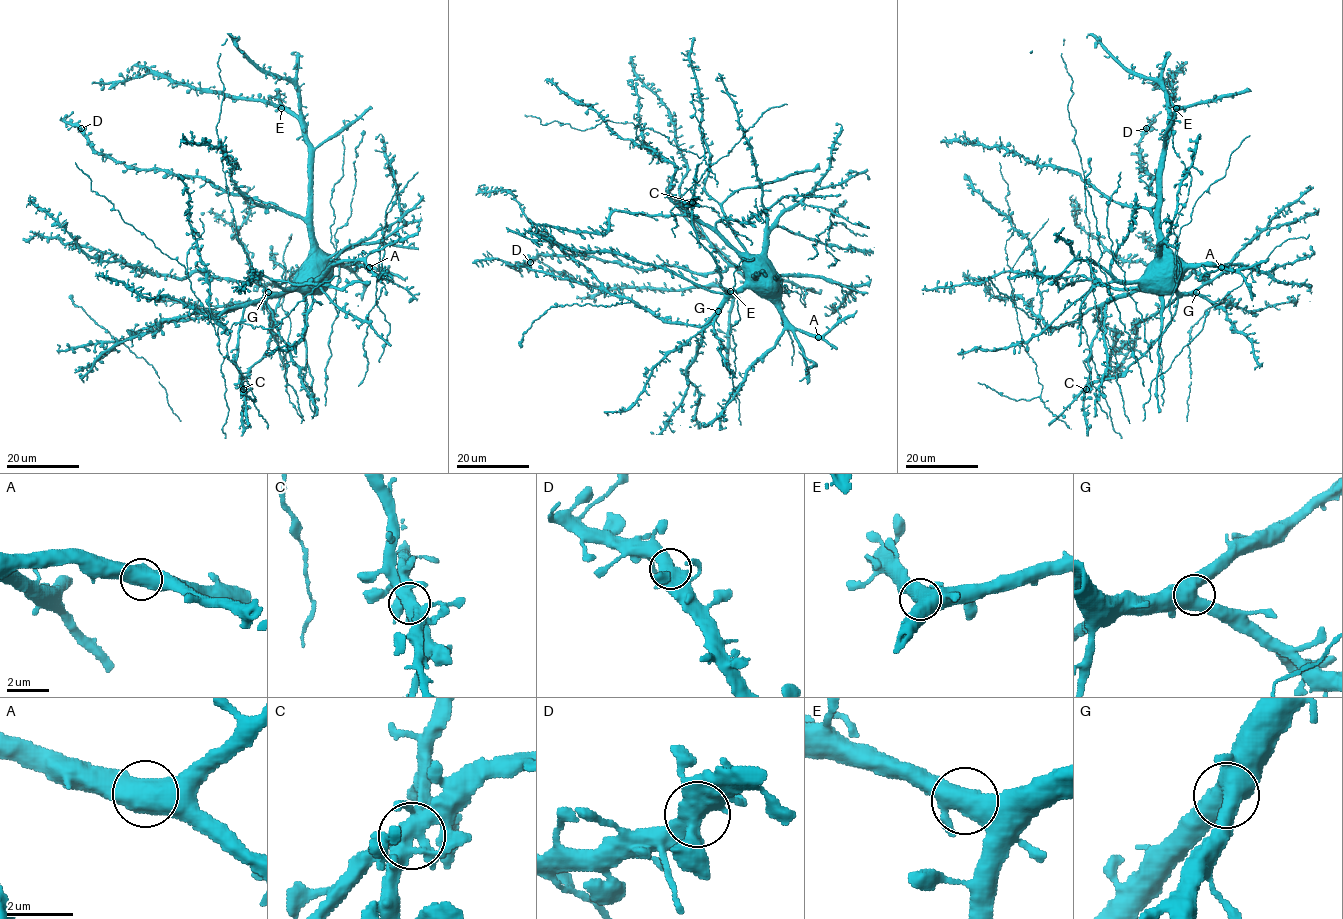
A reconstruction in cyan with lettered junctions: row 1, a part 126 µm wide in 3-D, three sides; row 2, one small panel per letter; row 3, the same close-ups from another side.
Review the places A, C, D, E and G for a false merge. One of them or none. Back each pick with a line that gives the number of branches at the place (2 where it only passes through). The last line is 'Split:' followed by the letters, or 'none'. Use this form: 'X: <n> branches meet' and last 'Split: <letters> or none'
Split: none

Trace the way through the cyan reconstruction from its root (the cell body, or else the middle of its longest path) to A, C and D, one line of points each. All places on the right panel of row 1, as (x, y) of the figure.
A: (1154, 281), (1176, 280), (1188, 267), (1205, 265), (1221, 267)
C: (1154, 281), (1108, 301), (1101, 308), (1101, 329), (1092, 342), (1086, 389)
D: (1154, 281), (1159, 226), (1151, 209), (1157, 199), (1150, 191), (1154, 177), (1140, 168), (1140, 140), (1146, 128)

